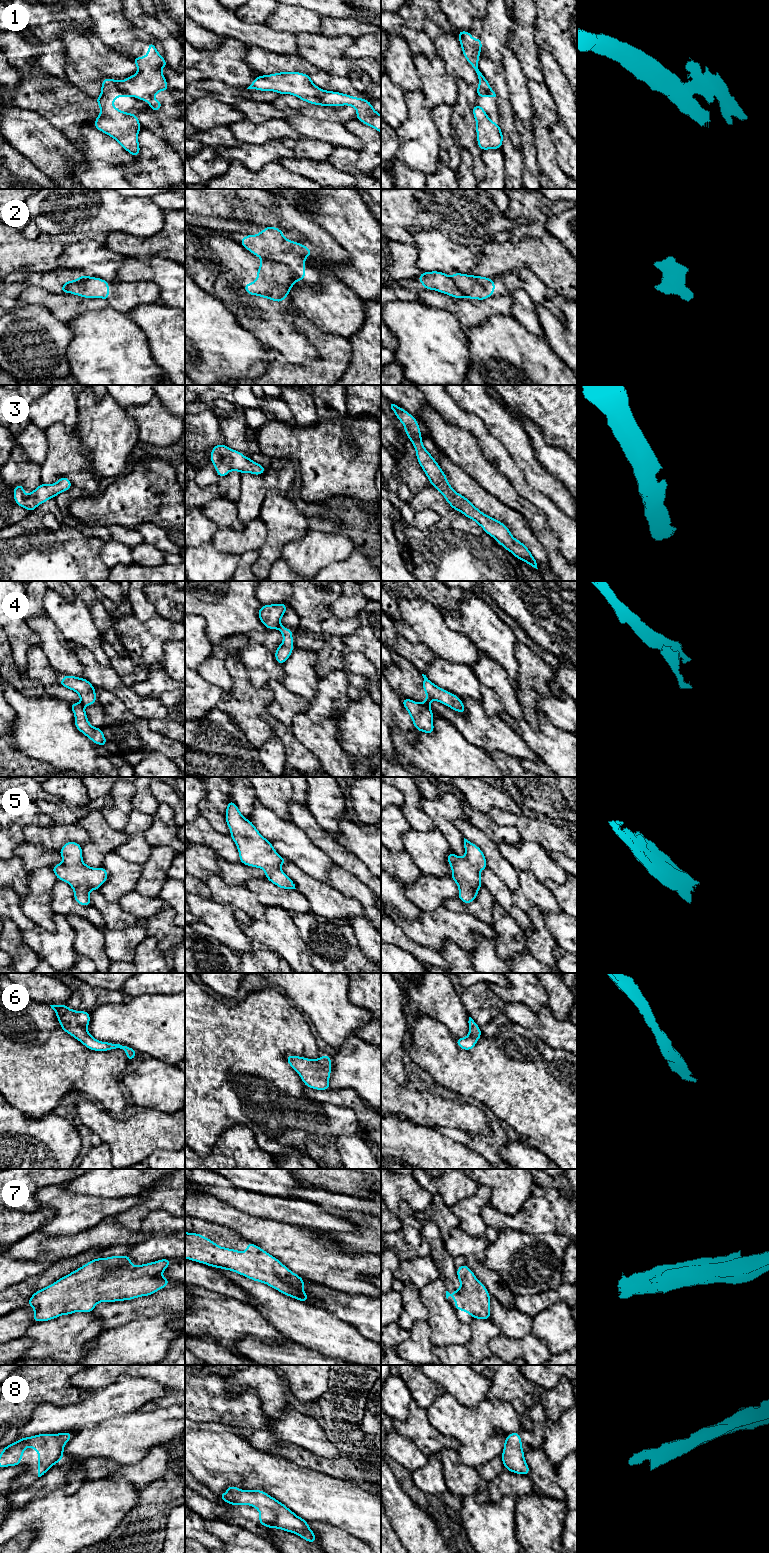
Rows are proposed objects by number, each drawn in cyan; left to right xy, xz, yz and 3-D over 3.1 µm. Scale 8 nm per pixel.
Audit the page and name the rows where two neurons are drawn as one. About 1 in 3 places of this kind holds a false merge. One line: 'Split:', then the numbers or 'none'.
Split: 1, 2, 4

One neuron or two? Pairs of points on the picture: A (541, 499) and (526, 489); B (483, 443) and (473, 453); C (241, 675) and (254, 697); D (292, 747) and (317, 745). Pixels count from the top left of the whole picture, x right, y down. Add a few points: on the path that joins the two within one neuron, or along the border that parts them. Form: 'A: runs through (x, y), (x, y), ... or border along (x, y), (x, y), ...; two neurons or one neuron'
A: runs through (537, 498), (530, 493); one neuron
B: border along (463, 429), (474, 438), (483, 456), (493, 465); two neurons
C: runs through (241, 680), (241, 684), (249, 692); one neuron
D: border along (291, 733), (320, 762); two neurons

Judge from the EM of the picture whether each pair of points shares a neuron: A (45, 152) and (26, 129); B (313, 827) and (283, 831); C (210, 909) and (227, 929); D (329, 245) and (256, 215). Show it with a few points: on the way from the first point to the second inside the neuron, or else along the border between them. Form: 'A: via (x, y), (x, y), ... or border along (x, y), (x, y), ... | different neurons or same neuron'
A: via (39, 146), (27, 135) | same neuron
B: border along (291, 821), (317, 847) | different neurons
C: via (212, 914), (222, 924) | same neuron
D: via (311, 231), (303, 223), (295, 219), (274, 219) | same neuron

